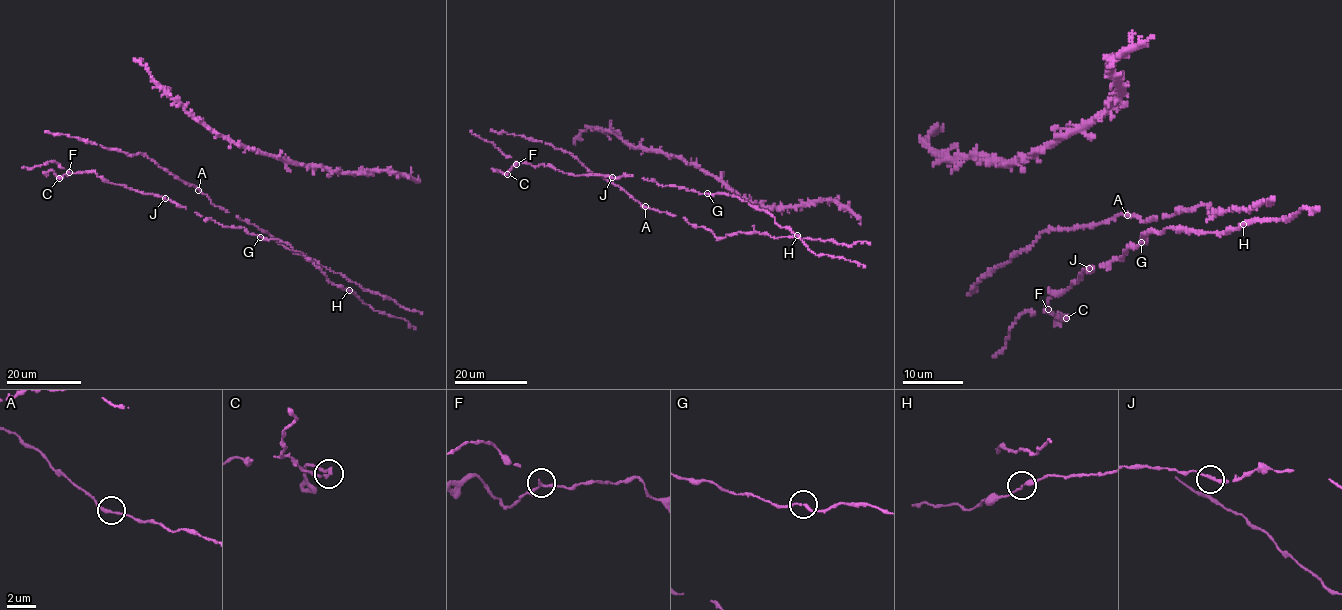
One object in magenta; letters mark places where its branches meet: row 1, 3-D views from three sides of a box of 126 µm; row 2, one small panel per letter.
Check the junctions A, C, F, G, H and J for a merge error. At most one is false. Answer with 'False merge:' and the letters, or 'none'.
False merge: none

